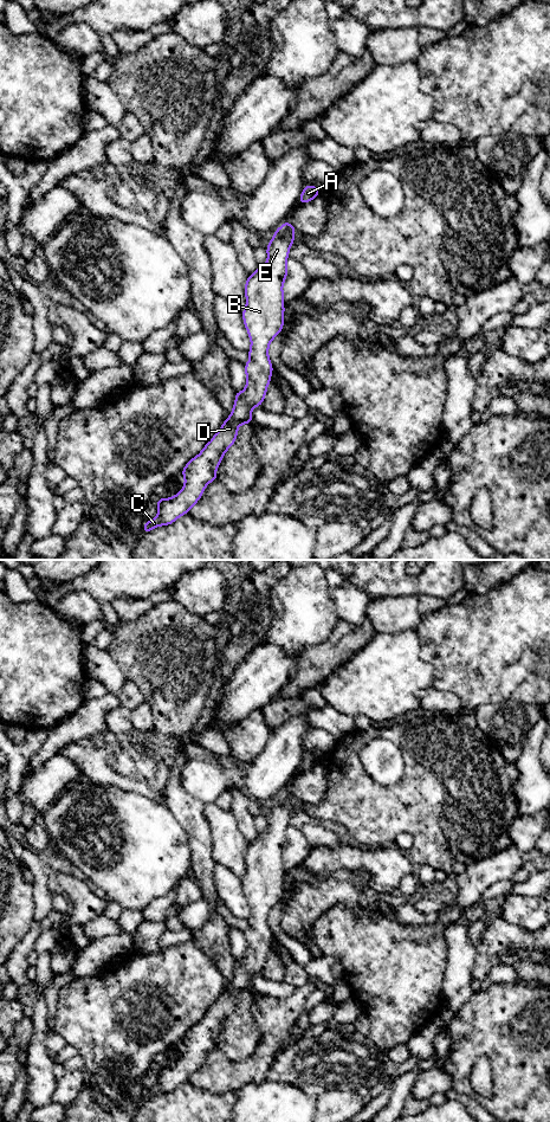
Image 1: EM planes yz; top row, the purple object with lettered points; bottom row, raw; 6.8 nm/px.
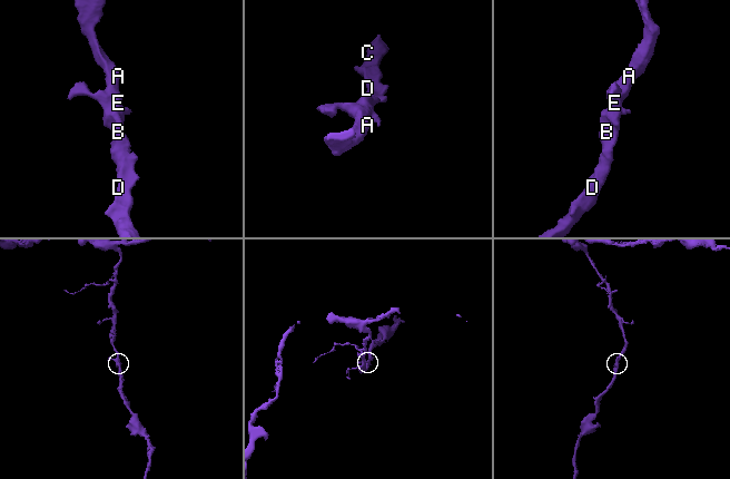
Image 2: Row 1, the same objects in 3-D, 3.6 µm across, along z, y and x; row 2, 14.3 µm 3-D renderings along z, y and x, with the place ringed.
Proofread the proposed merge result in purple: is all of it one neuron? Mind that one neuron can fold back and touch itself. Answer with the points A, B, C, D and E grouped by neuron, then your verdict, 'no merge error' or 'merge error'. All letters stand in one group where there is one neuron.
A B C D E | no merge error

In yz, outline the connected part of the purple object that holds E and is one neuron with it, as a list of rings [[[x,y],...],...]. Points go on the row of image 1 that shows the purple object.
[[[286,221],[274,231],[266,247],[267,262],[259,265],[257,271],[247,277],[245,284],[247,302],[242,310],[242,320],[251,340],[248,350],[251,359],[244,366],[245,389],[235,392],[231,415],[202,451],[181,471],[186,481],[182,490],[170,498],[156,499],[157,516],[144,522],[143,534],[160,525],[172,524],[190,511],[201,498],[207,484],[218,479],[216,468],[226,451],[234,444],[238,427],[253,423],[252,408],[261,406],[273,373],[268,347],[284,327],[283,284],[287,277],[286,260],[290,257],[290,247],[295,243],[295,232],[297,232],[295,226]]]

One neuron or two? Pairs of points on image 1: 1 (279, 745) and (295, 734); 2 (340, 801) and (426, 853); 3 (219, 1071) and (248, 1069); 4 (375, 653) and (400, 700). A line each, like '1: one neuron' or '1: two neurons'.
1: one neuron
2: one neuron
3: one neuron
4: one neuron

